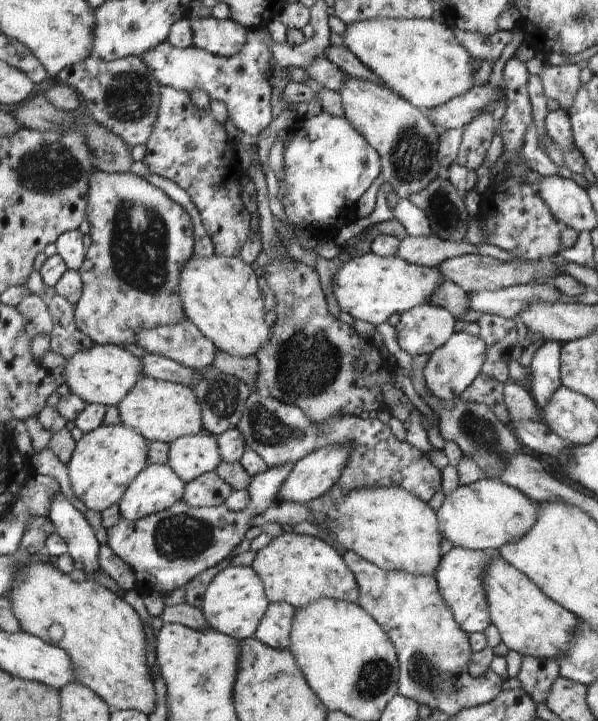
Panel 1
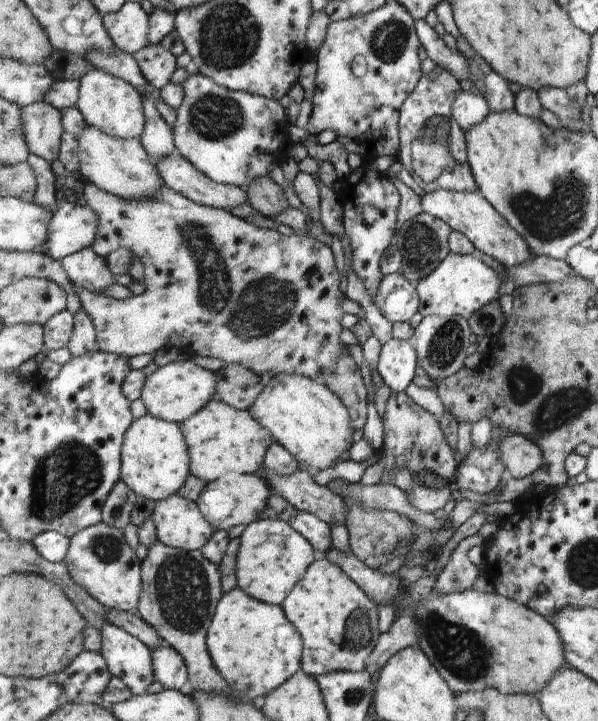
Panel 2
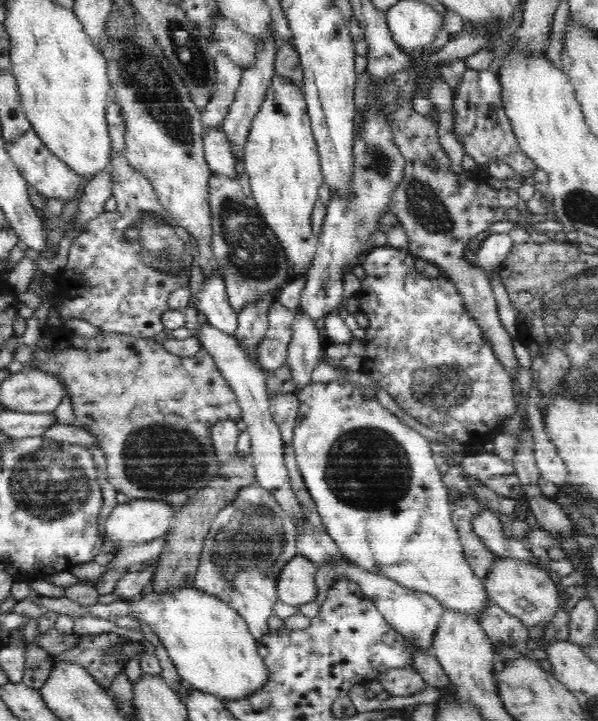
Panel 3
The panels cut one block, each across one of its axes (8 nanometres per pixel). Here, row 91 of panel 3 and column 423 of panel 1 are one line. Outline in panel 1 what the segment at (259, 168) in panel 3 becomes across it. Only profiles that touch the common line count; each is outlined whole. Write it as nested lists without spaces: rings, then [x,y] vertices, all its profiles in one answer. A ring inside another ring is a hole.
[[[360,254],[338,266],[334,276],[332,294],[342,312],[348,312],[355,320],[364,320],[375,327],[386,322],[392,314],[404,314],[421,304],[430,302],[435,290],[448,279],[437,267],[426,268],[403,258],[381,257],[377,254]]]

